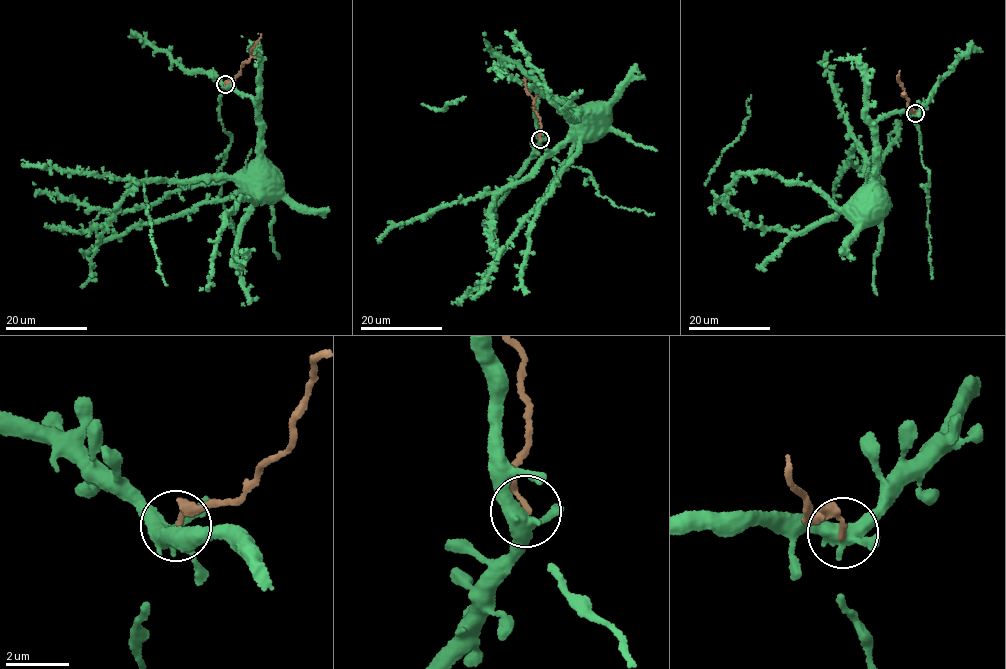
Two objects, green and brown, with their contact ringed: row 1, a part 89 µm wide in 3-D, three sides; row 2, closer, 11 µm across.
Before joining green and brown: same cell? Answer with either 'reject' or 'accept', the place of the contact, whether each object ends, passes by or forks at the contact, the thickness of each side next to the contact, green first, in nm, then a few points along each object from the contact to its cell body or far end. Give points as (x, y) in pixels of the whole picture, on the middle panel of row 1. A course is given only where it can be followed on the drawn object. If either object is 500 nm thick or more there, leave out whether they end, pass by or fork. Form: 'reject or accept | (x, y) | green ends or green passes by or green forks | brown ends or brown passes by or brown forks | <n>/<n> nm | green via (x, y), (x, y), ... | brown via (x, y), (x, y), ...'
accept | (540, 139) | green forks | brown ends | 400/150 nm | green via (540, 138), (535, 107), (538, 96), (542, 94), (556, 102), (564, 102), (578, 113), (585, 107), (595, 110) | brown via (540, 138), (540, 118), (523, 79)

